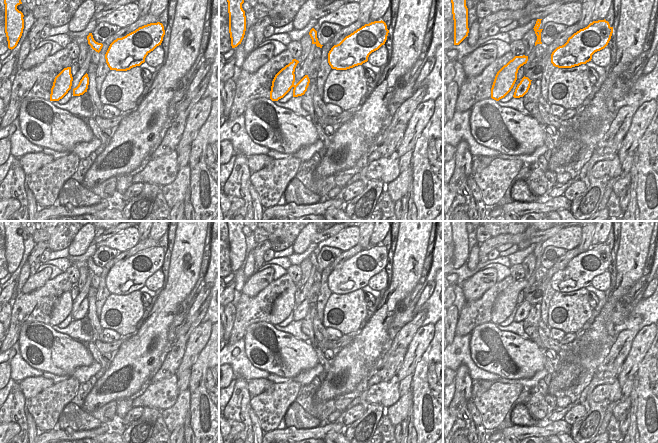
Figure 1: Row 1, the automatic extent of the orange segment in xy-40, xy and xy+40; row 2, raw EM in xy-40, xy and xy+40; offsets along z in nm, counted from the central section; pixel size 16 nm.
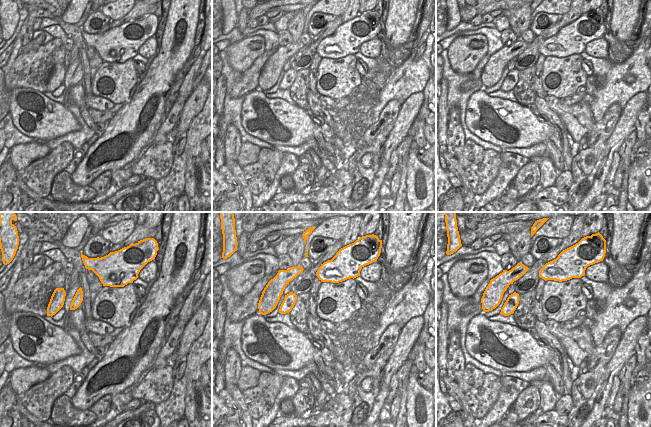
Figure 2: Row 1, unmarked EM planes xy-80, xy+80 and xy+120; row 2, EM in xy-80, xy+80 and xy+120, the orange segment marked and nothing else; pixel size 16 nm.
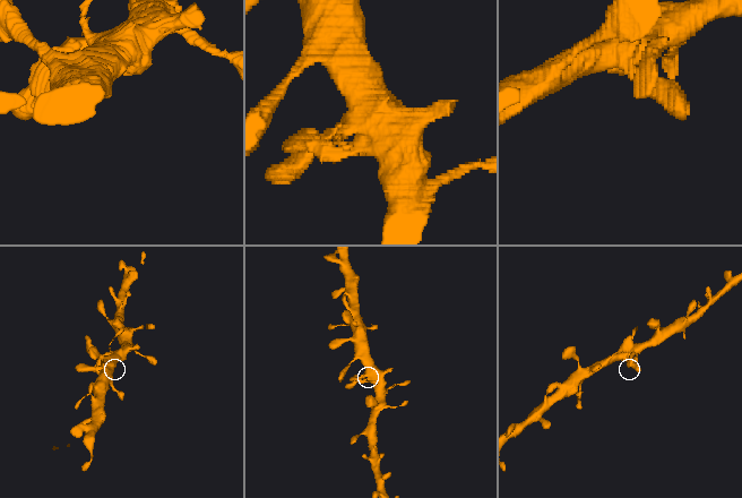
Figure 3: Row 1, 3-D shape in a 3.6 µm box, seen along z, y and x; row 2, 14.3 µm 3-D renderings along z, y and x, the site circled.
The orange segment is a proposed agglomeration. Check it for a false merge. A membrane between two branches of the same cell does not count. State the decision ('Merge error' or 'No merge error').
No merge error.

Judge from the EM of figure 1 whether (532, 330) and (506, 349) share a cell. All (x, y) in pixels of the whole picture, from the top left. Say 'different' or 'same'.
different

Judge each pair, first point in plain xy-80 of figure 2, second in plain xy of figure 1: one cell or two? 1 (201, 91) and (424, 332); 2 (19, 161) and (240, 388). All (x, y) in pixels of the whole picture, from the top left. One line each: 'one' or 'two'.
1: one
2: two

